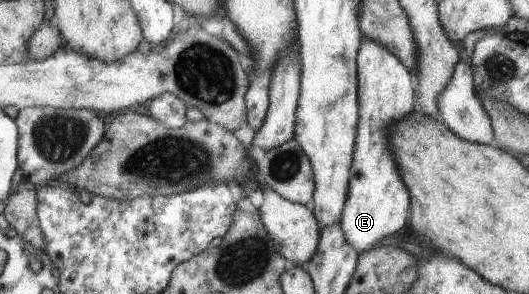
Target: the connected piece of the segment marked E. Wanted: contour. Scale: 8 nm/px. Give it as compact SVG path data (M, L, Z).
M361 42L361 47L356 53L356 98L359 118L359 141L354 142L355 145L359 145L359 149L355 149L355 177L351 177L351 197L346 197L338 224L341 226L342 232L346 236L346 240L350 242L352 246L354 246L356 253L359 253L365 252L366 249L374 247L373 243L383 237L387 237L387 235L395 236L395 231L397 231L397 229L401 229L405 223L408 223L407 217L409 217L410 208L410 197L407 195L407 189L405 189L405 185L403 185L403 181L401 181L399 173L397 173L397 169L395 169L395 161L393 161L391 151L389 151L389 147L387 147L387 145L389 145L389 141L387 141L385 129L387 129L387 125L389 125L389 123L393 123L393 121L401 121L405 116L411 115L411 107L413 107L413 83L411 83L411 75L409 75L409 71L405 69L405 66L402 64L402 62L399 61L399 59L396 58L386 47L381 46L377 42Z

